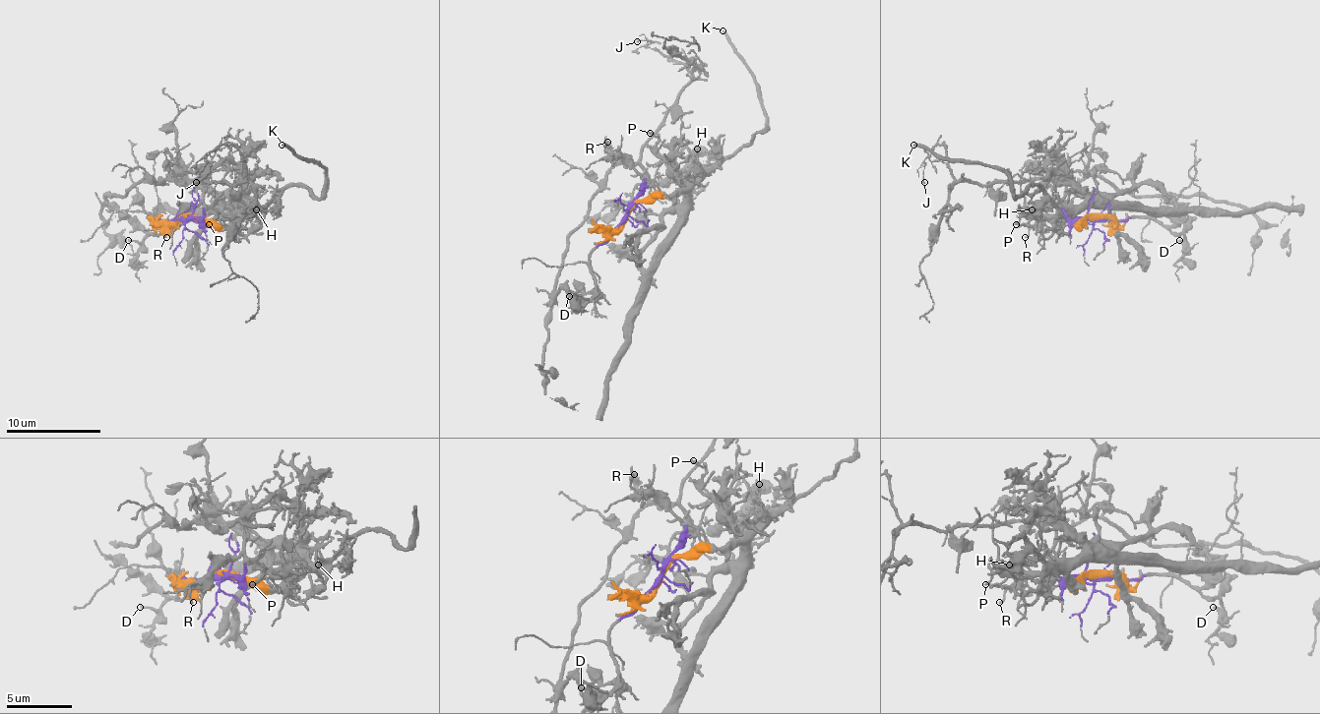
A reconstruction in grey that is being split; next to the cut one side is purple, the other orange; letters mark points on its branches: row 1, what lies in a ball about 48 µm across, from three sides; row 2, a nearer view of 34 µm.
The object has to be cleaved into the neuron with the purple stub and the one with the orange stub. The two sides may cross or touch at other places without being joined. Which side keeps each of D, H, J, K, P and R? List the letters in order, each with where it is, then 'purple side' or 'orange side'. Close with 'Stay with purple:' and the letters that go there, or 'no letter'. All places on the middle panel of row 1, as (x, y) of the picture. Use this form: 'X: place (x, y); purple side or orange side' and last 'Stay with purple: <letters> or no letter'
D: place (569, 296); purple side
H: place (697, 148); orange side
J: place (637, 41); purple side
K: place (722, 30); orange side
P: place (650, 133); orange side
R: place (607, 142); purple side
Stay with purple: D, J, R

